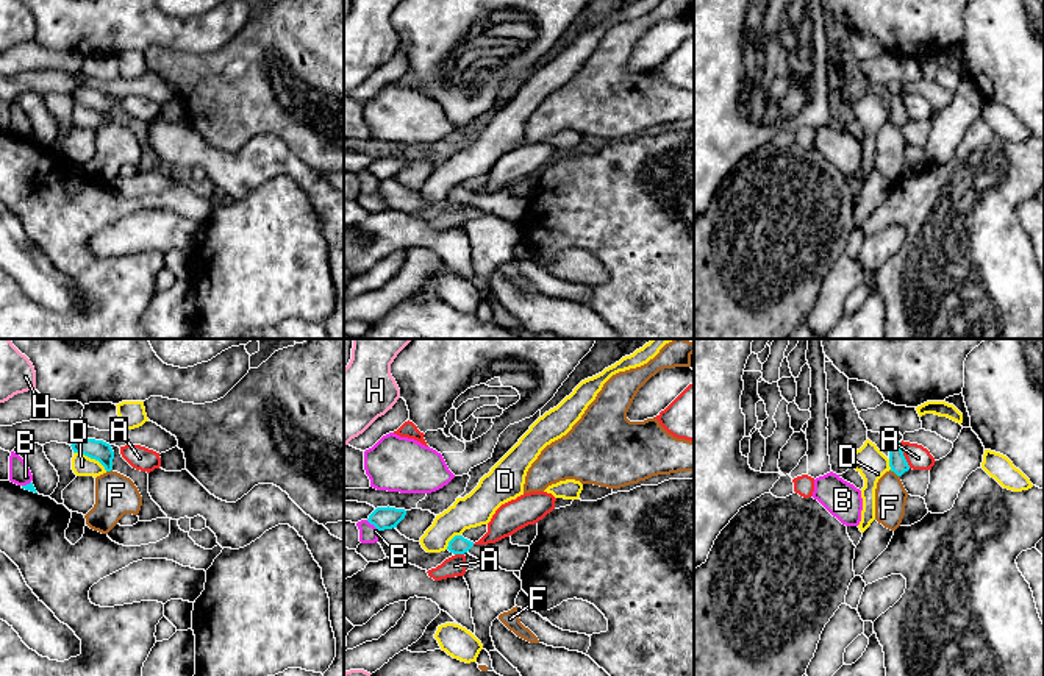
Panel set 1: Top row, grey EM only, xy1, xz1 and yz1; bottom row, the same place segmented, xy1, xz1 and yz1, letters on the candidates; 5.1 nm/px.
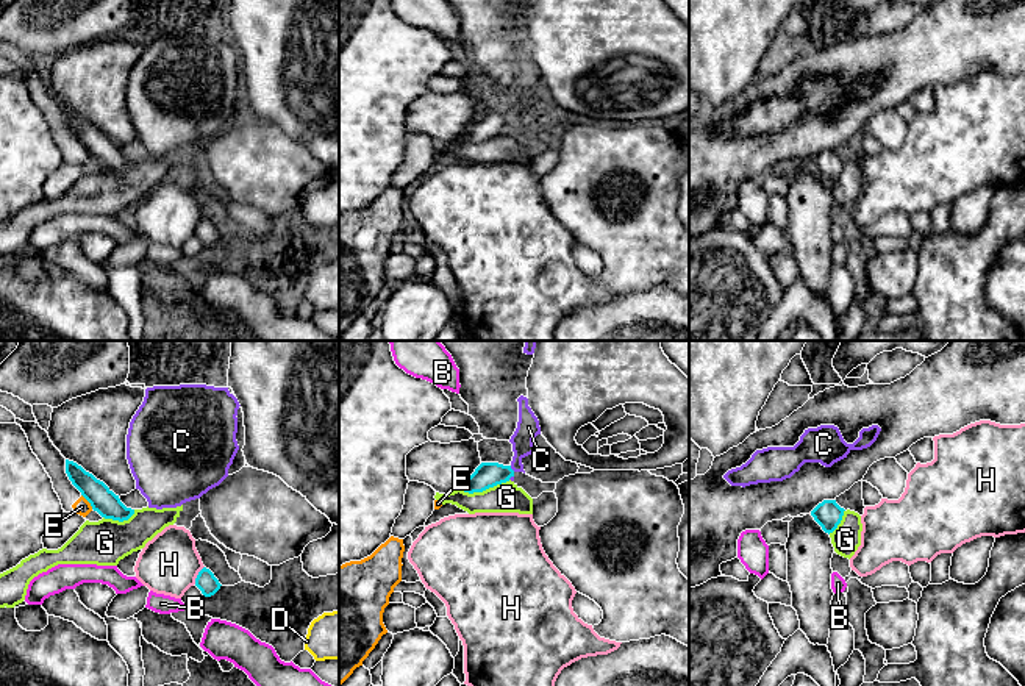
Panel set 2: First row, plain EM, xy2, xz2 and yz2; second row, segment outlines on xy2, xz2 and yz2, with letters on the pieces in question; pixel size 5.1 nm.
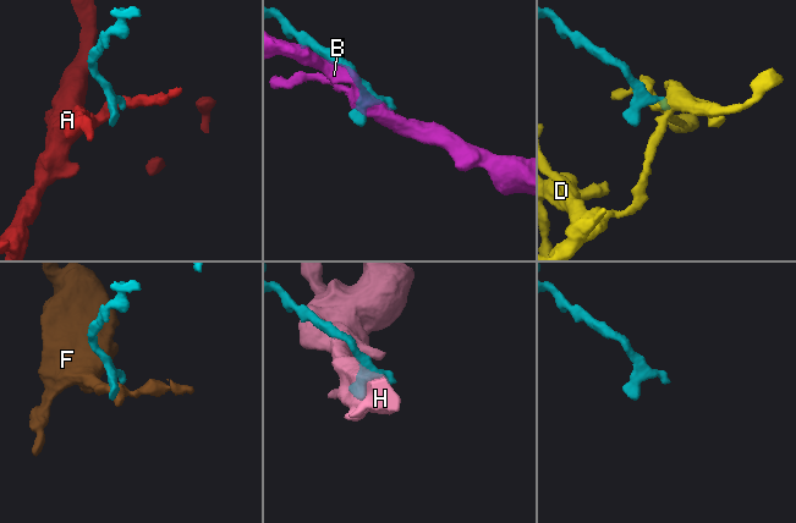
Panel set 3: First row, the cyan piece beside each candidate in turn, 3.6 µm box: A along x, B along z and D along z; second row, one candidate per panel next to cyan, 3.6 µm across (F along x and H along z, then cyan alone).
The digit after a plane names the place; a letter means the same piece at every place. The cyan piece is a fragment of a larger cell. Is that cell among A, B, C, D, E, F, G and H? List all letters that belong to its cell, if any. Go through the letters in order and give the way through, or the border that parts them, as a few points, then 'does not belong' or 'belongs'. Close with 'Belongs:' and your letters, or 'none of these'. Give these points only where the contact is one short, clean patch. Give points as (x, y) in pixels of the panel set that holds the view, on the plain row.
A: along yz1 (899, 92), (910, 117) | does not belong
B: along xz1 (366, 170), (378, 181) | does not belong
C: along xz2 (510, 116), (514, 121) | does not belong
D: along xy1 (74, 102), (94, 108), (107, 120) | does not belong
E: does not belong
F: along yz1 (890, 120), (899, 127) | does not belong
G: along xz2 (510, 130), (482, 141), (464, 142), (460, 139) | does not belong
H: does not belong
Belongs: none of these

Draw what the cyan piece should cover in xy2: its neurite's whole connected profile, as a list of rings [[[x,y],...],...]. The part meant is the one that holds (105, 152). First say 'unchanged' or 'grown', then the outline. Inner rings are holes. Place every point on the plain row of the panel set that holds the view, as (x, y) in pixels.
unchanged; [[[66,109],[66,123],[72,134],[91,153],[92,159],[105,169],[128,170],[134,159],[127,158],[103,131],[86,122],[81,116]]]

